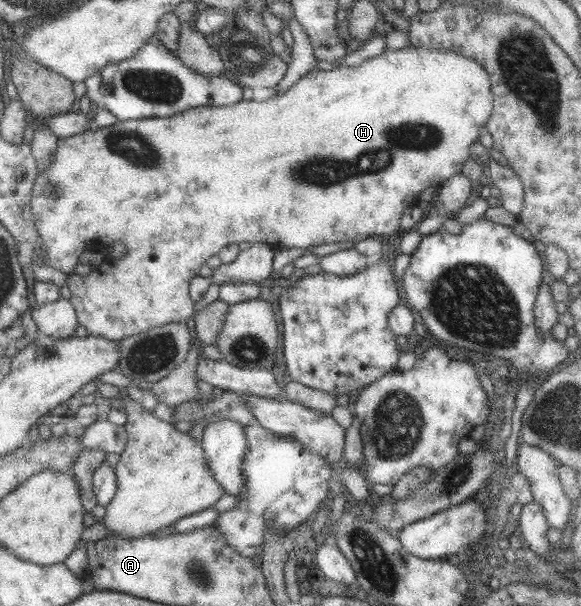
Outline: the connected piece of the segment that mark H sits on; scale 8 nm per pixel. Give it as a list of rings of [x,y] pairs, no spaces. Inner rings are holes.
[[[408,46],[396,50],[383,50],[383,53],[380,53],[376,56],[371,56],[361,62],[357,67],[347,67],[341,65],[341,67],[335,68],[331,71],[323,71],[315,69],[303,79],[299,80],[289,91],[279,94],[279,96],[272,96],[267,100],[257,102],[253,99],[251,100],[241,100],[235,105],[231,106],[201,106],[200,108],[191,108],[184,113],[176,114],[175,116],[161,117],[161,118],[149,118],[149,119],[130,119],[127,121],[117,121],[115,124],[112,124],[107,127],[97,128],[89,131],[84,131],[83,133],[78,133],[77,135],[72,135],[71,137],[60,138],[59,140],[59,151],[55,154],[54,159],[51,161],[48,169],[40,172],[37,176],[37,181],[35,182],[33,199],[32,199],[32,209],[34,213],[34,218],[36,225],[38,227],[40,237],[45,241],[47,249],[49,249],[49,262],[51,266],[61,272],[68,274],[67,277],[67,287],[71,293],[70,300],[73,302],[75,309],[77,310],[78,320],[80,325],[83,325],[87,329],[88,334],[93,334],[96,336],[103,336],[109,338],[110,340],[117,340],[121,342],[127,337],[132,335],[137,335],[138,333],[143,333],[144,331],[149,331],[153,327],[161,327],[161,325],[167,325],[169,323],[192,323],[195,315],[198,312],[199,304],[190,296],[190,287],[192,284],[192,279],[195,276],[199,275],[199,269],[201,265],[205,265],[213,255],[218,255],[218,253],[229,247],[229,245],[243,243],[243,241],[248,241],[251,244],[264,243],[264,244],[273,244],[274,246],[281,248],[292,248],[299,247],[299,249],[311,249],[313,247],[319,247],[319,245],[328,245],[331,243],[341,243],[341,241],[351,241],[356,242],[363,240],[366,237],[381,237],[383,235],[391,235],[394,232],[400,232],[399,228],[399,219],[402,216],[403,209],[407,207],[412,207],[413,205],[418,205],[419,193],[427,187],[434,187],[442,184],[444,181],[447,181],[449,177],[461,172],[463,163],[468,159],[468,154],[470,153],[469,145],[472,146],[473,142],[477,142],[479,137],[479,127],[485,125],[485,121],[489,119],[491,115],[491,109],[493,109],[493,94],[491,94],[491,87],[489,87],[489,76],[487,72],[483,70],[481,65],[477,64],[475,60],[469,59],[467,57],[461,56],[453,50],[434,50],[429,48],[423,48],[421,46]],[[113,241],[119,241],[119,243],[124,243],[126,246],[126,253],[123,257],[114,258],[112,263],[107,263],[107,271],[103,271],[101,267],[95,269],[91,275],[77,275],[72,274],[72,271],[75,271],[75,267],[79,265],[79,255],[85,253],[88,249],[95,249],[99,245],[95,245],[95,242],[101,242],[101,245],[113,245]]]

